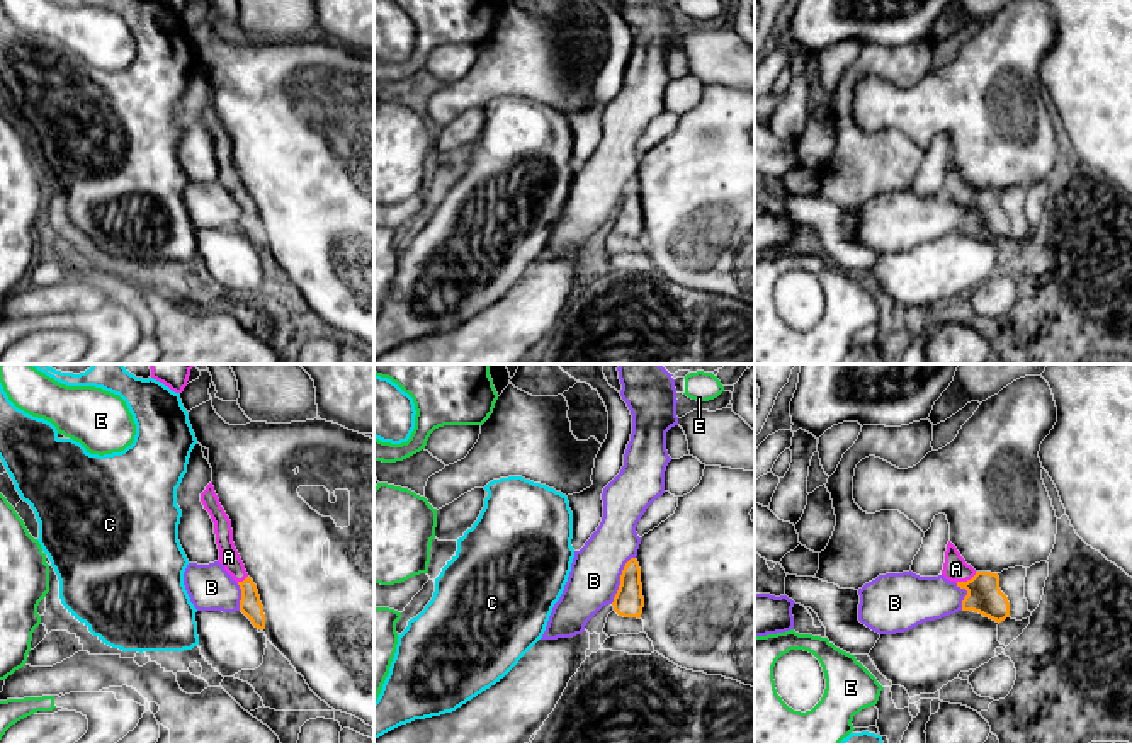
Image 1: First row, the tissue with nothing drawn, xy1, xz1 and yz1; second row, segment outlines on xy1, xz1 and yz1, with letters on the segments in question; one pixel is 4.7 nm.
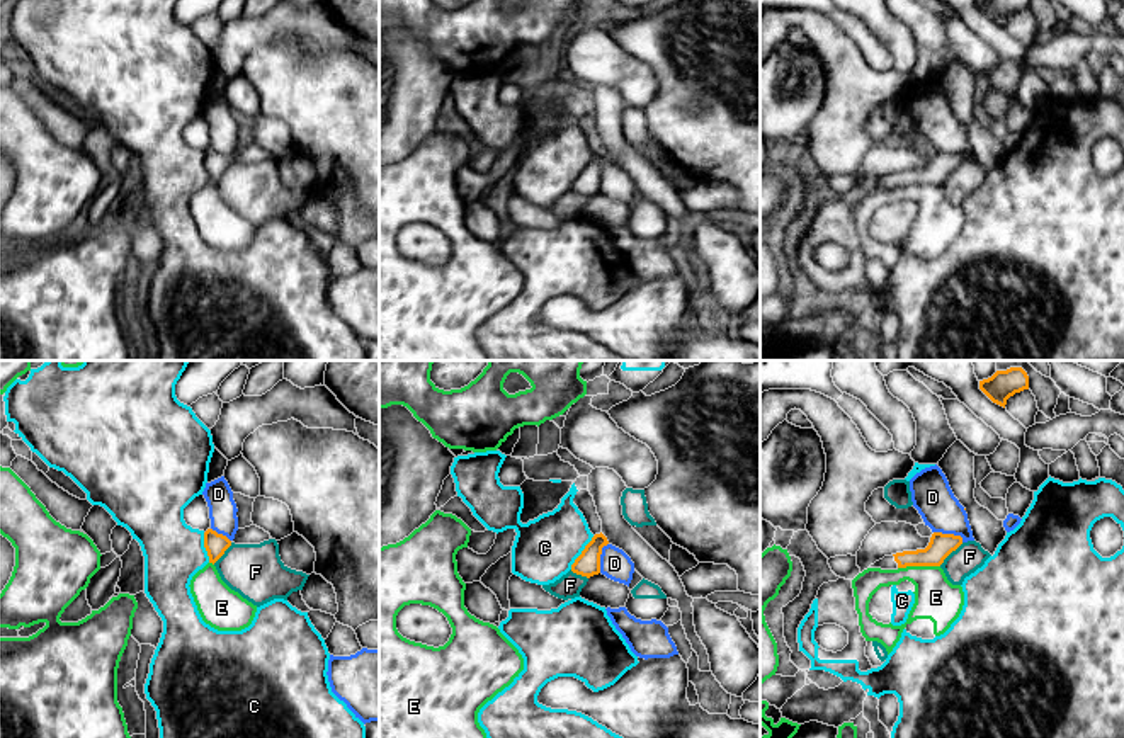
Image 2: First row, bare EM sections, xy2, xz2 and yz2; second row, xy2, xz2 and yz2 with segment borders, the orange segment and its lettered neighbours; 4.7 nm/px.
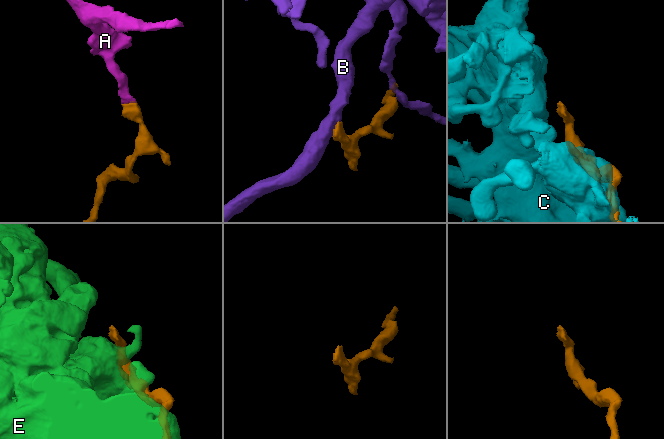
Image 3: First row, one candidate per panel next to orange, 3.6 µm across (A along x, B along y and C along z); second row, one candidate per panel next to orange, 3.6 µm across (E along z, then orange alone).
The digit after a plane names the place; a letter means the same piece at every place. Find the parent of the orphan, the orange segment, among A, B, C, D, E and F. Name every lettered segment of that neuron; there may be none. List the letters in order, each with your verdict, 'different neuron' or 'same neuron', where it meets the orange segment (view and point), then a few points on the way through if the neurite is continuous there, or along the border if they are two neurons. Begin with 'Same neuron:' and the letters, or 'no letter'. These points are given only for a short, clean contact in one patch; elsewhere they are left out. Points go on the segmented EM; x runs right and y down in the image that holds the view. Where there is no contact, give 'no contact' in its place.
Same neuron: A
A: same neuron | yz1 (967, 580) | across yz1 (984, 596), (967, 580), (956, 568)
B: different neuron | xz1 (621, 579) | along xz1 (634, 557), (626, 563), (619, 589), (611, 602)
C: different neuron | xz2 (582, 553)
D: different neuron | yz2 (949, 534) | along yz2 (934, 531), (958, 534), (963, 541)
E: different neuron | yz2 (919, 565) | along yz2 (939, 565), (907, 565), (898, 568)
F: different neuron | yz2 (951, 551) | along yz2 (963, 543), (939, 565)

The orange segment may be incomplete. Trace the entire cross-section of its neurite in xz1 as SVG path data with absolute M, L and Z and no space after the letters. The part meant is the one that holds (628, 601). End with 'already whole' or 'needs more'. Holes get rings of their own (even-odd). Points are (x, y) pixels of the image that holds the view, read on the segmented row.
M631 558L620 575L620 585L614 597L614 611L624 617L641 617L644 607L641 568L636 558Z; already whole

